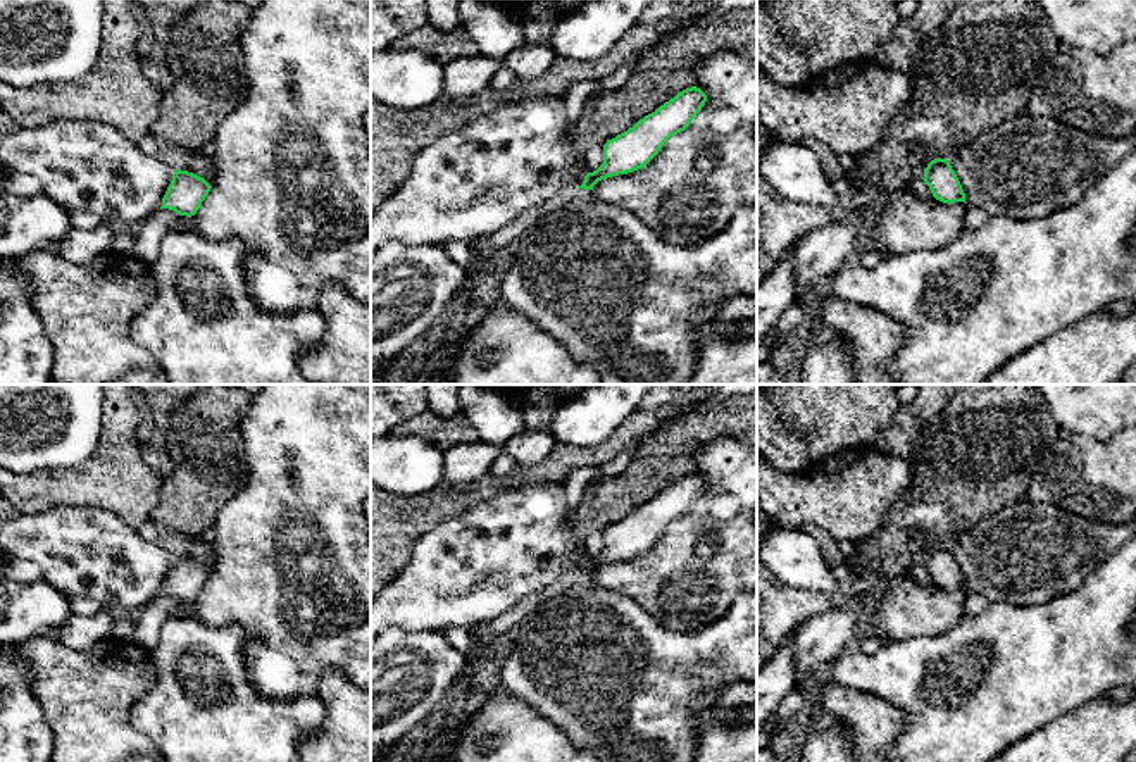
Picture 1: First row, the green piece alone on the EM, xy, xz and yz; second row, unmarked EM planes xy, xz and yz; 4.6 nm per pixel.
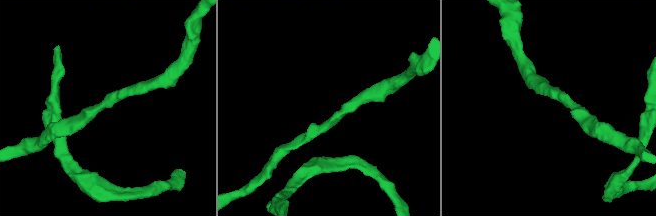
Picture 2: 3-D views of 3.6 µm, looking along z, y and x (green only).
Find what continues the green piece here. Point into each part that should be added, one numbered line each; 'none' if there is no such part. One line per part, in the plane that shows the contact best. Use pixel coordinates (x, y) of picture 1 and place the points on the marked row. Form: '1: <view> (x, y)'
none

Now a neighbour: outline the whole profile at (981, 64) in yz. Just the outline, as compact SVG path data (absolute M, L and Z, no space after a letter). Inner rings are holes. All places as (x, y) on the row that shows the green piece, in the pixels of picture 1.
M958 0L948 19L912 57L910 102L889 121L877 145L857 157L857 167L846 174L853 190L867 197L907 190L914 145L924 145L933 160L946 159L979 133L1024 112L1043 69L1060 47L1034 0Z

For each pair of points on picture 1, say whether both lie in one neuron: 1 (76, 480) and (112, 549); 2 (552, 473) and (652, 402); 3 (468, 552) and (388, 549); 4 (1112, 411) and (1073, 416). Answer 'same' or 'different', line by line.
1: different
2: different
3: different
4: same

